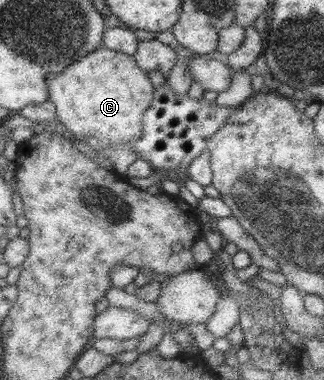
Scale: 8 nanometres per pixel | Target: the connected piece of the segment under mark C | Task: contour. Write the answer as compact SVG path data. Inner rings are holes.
M104 46L82 56L78 61L68 65L62 73L50 73L46 77L49 88L49 100L56 106L58 120L93 149L102 152L104 148L118 148L132 144L136 137L142 137L142 117L153 100L155 88L148 73L138 66L133 55L119 53Z

